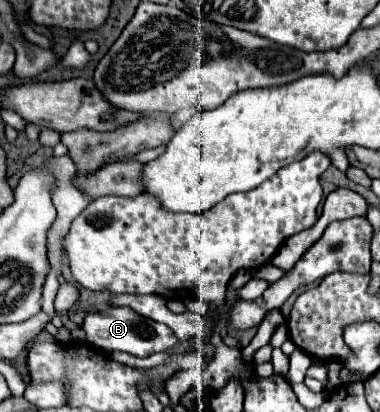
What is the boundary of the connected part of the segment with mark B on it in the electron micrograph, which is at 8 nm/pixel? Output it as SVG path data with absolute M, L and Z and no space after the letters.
M108 307L102 313L86 313L82 327L86 331L88 343L94 345L96 349L106 351L106 353L126 351L126 353L136 355L136 357L150 357L154 353L168 351L178 343L176 335L166 325L156 323L156 321L148 321L146 317L140 317L138 313L124 309L124 307Z

